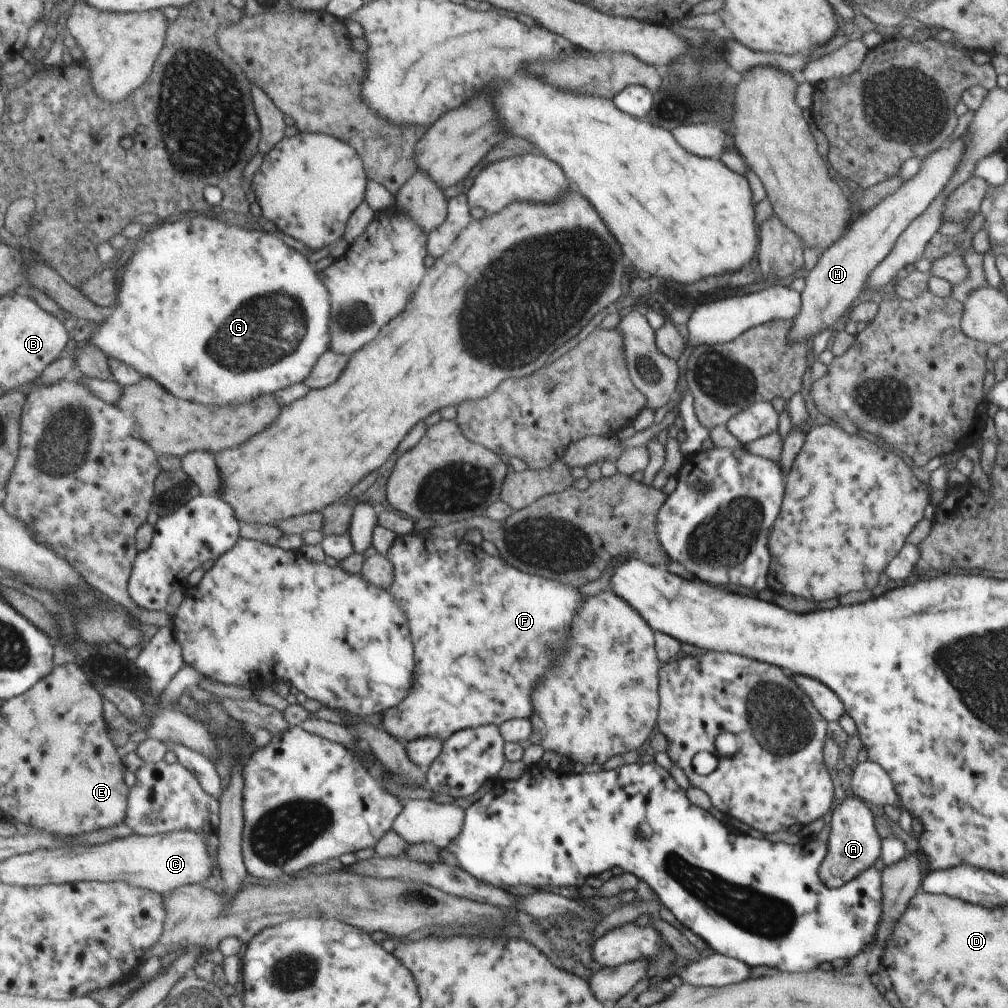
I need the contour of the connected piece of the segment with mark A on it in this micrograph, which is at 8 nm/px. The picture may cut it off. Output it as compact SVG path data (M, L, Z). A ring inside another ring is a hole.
M843 798L834 810L831 810L829 835L826 841L825 858L819 867L819 877L829 888L843 886L861 874L865 868L871 868L881 854L881 842L874 826L874 817L858 798Z

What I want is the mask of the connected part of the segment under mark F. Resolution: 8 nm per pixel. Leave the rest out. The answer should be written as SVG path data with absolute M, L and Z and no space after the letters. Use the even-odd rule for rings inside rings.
M411 531L395 535L385 556L394 565L394 576L385 592L398 601L417 652L414 652L411 684L415 692L411 692L399 708L383 716L383 728L403 744L415 738L435 738L443 742L465 728L483 724L498 727L507 720L529 718L533 712L529 700L533 684L539 682L547 668L553 666L553 660L565 652L571 620L583 604L579 590L571 584L519 572L499 555L485 554L480 546L457 538L422 536ZM479 642L491 642L491 648L479 648Z

